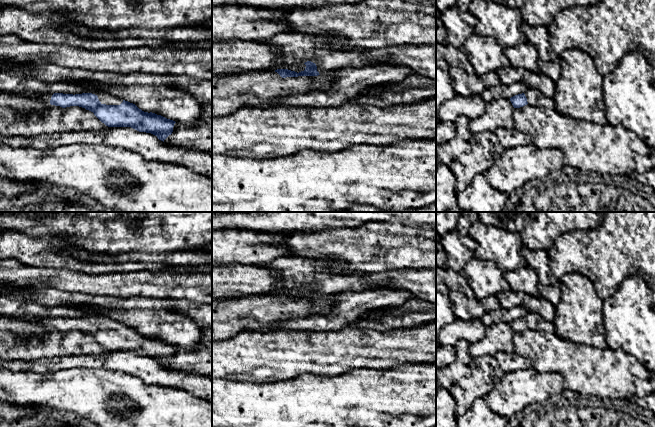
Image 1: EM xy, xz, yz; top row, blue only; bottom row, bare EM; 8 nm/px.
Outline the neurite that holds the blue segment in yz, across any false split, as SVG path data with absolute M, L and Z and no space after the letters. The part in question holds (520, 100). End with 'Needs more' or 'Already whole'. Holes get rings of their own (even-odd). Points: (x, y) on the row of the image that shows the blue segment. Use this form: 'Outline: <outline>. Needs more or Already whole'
Outline: M528 88L525 93L511 97L510 101L514 108L520 108L529 104L537 107L555 109L555 101L552 97L546 97L539 90L533 88Z. Needs more

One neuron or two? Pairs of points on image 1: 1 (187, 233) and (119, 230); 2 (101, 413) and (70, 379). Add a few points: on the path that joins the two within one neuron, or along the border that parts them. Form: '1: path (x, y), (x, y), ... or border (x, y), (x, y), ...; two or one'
1: path (170, 233), (144, 233), (141, 236), (136, 236); one
2: path (96, 405), (78, 387); one

